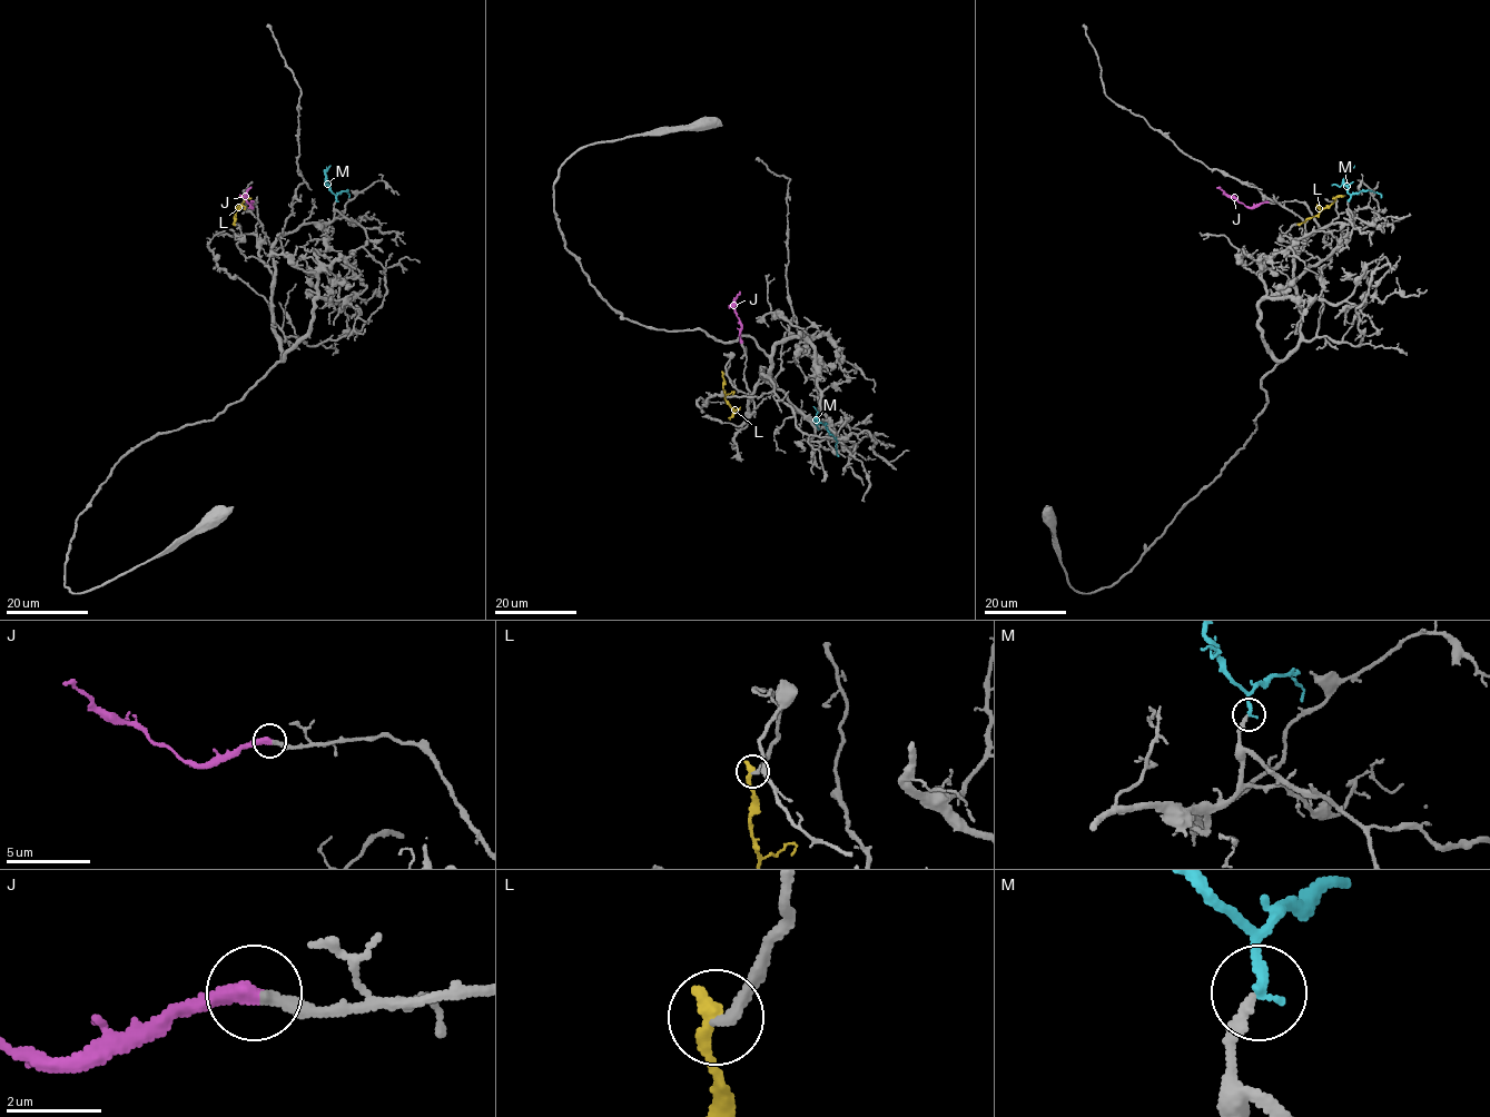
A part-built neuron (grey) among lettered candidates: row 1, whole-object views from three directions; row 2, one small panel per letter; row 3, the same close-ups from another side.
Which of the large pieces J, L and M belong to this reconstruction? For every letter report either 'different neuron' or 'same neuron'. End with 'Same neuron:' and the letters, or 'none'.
J: same neuron
L: different neuron
M: same neuron
Same neuron: J, M

